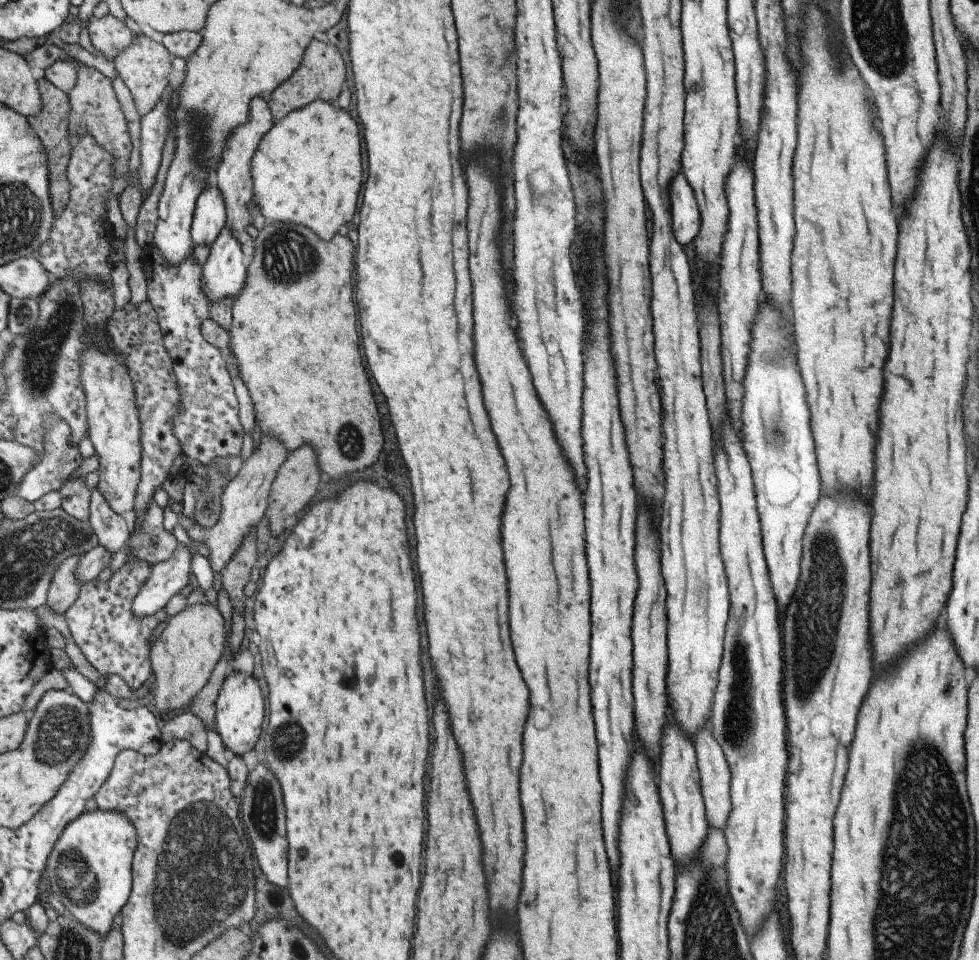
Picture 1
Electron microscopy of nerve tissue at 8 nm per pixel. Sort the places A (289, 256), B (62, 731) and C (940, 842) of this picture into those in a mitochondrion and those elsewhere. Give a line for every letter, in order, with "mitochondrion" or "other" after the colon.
A: mitochondrion
B: mitochondrion
C: mitochondrion

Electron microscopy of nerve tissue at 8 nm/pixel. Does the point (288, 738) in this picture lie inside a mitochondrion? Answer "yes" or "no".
yes

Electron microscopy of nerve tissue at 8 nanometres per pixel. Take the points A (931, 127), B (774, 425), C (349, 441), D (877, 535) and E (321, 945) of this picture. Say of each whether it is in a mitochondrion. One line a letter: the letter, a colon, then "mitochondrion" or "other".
A: other
B: mitochondrion
C: mitochondrion
D: other
E: other

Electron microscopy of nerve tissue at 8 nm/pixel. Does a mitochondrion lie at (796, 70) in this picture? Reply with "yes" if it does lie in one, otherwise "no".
no

